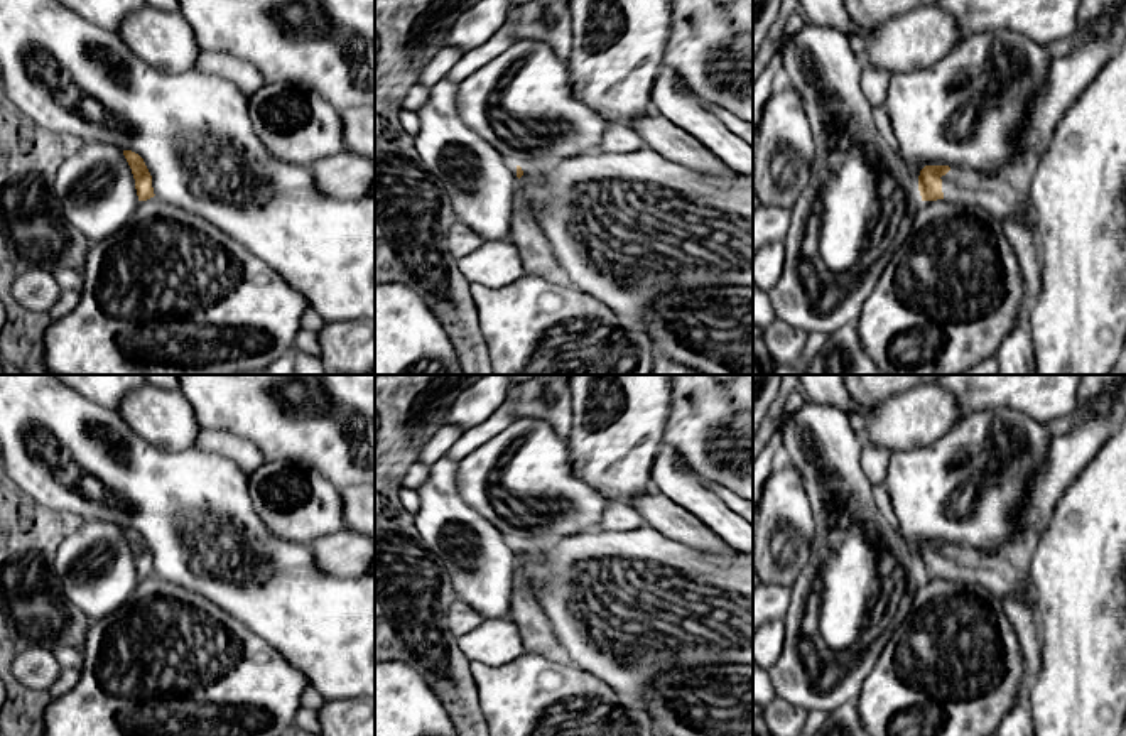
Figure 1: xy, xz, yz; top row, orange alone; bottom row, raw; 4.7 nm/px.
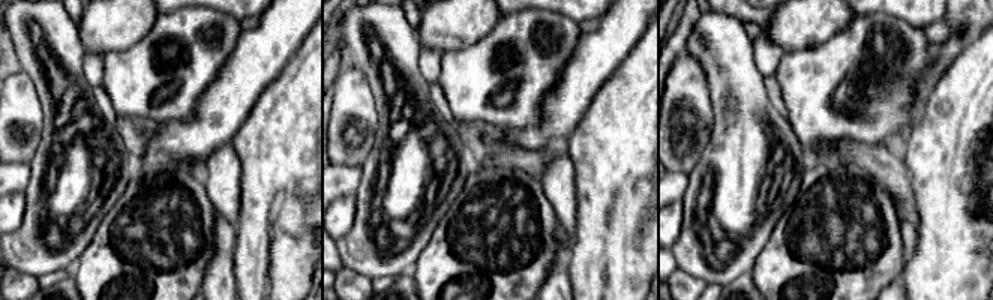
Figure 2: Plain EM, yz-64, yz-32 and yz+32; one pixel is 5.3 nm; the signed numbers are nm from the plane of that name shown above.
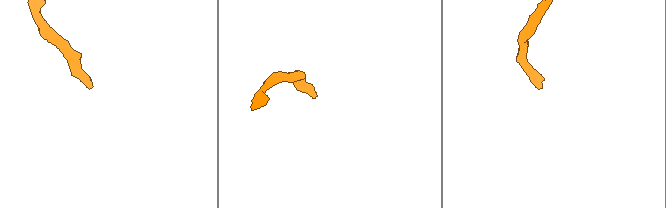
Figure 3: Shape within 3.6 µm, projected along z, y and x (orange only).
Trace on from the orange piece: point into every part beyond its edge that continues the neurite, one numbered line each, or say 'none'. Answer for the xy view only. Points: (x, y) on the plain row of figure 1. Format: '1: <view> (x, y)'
none

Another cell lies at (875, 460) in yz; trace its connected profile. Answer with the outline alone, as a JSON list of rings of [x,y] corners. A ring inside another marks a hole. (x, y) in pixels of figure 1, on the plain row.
[[[864,436],[861,437],[861,468],[869,483],[885,483],[885,471],[890,464],[891,451],[871,444]]]

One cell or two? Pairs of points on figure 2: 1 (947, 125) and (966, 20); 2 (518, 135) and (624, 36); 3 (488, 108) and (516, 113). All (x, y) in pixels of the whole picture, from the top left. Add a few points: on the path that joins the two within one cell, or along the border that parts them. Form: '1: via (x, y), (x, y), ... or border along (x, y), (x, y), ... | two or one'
1: border along (977, 36), (971, 41) | two
2: via (546, 125), (566, 105), (576, 84), (596, 65) | one
3: via (495, 108), (509, 108) | one

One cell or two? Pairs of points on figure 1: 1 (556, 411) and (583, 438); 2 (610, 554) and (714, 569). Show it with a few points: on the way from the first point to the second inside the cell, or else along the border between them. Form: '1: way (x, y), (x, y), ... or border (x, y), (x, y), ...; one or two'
1: border (571, 392), (573, 426), (566, 438); two
2: way (635, 569), (689, 569); one

